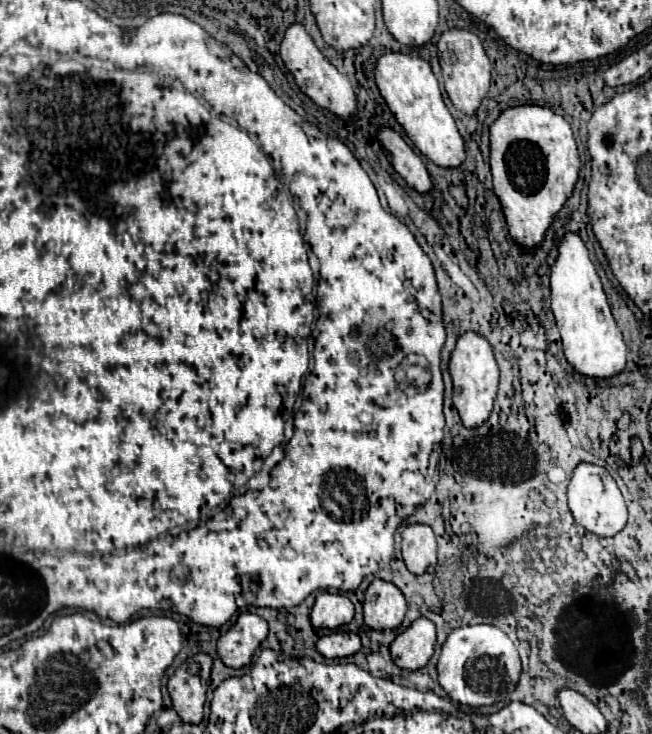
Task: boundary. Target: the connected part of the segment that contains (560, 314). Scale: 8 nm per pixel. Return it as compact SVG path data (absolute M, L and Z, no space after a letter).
M576 232L564 234L558 256L550 274L552 286L552 312L562 336L562 348L566 360L576 372L594 378L610 378L626 366L626 344L616 320L610 312L600 276L590 258L588 248Z

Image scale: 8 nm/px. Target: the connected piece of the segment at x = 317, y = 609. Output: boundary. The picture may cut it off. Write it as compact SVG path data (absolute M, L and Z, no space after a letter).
M322 592L316 596L310 620L314 628L338 628L348 624L354 616L354 604L342 594Z

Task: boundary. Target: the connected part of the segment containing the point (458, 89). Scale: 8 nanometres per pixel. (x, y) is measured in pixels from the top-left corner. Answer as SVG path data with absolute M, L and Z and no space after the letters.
M452 28L444 32L438 40L438 58L442 66L442 78L444 78L444 88L448 92L448 98L452 104L464 112L464 114L474 114L476 108L480 106L480 100L486 96L488 86L490 86L490 70L492 64L482 48L482 42L478 40L476 34L460 28Z

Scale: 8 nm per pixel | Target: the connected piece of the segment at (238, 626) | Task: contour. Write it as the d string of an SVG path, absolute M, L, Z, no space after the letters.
M242 612L236 624L218 638L218 656L230 668L250 664L256 648L268 636L268 624L258 614Z

